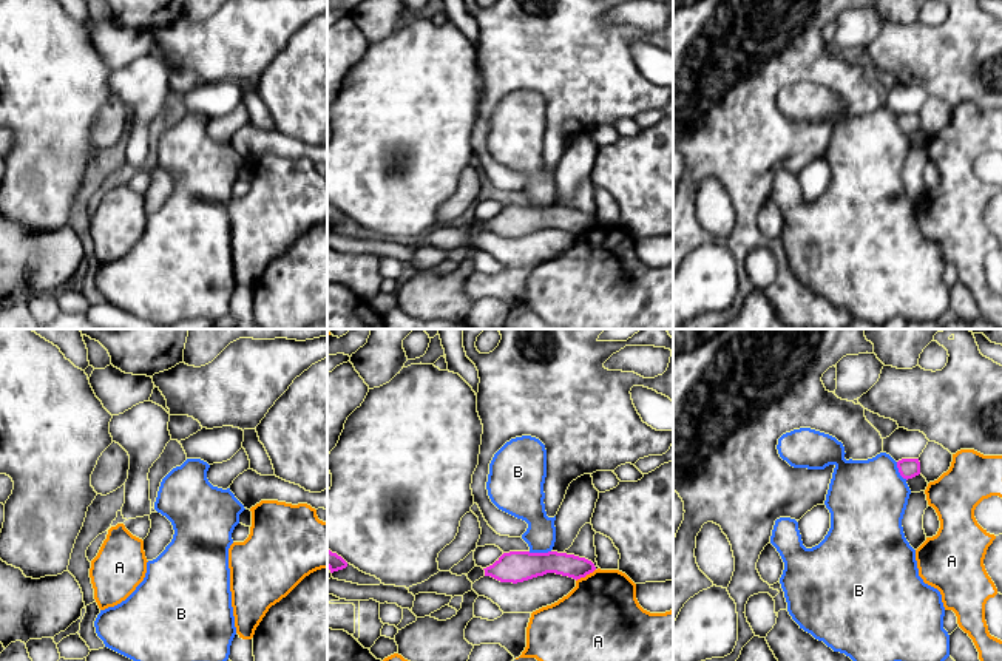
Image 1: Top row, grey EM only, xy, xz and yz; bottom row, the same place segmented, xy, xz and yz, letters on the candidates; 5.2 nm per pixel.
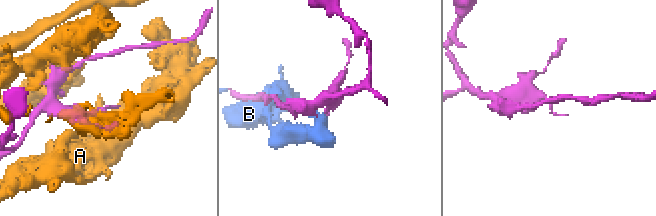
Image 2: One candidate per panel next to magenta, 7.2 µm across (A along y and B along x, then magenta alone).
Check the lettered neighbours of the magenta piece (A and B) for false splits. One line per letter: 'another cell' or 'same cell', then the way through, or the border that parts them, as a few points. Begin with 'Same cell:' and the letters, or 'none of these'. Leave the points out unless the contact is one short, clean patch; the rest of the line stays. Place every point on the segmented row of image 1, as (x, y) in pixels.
Same cell: B
A: another cell
B: same cell

